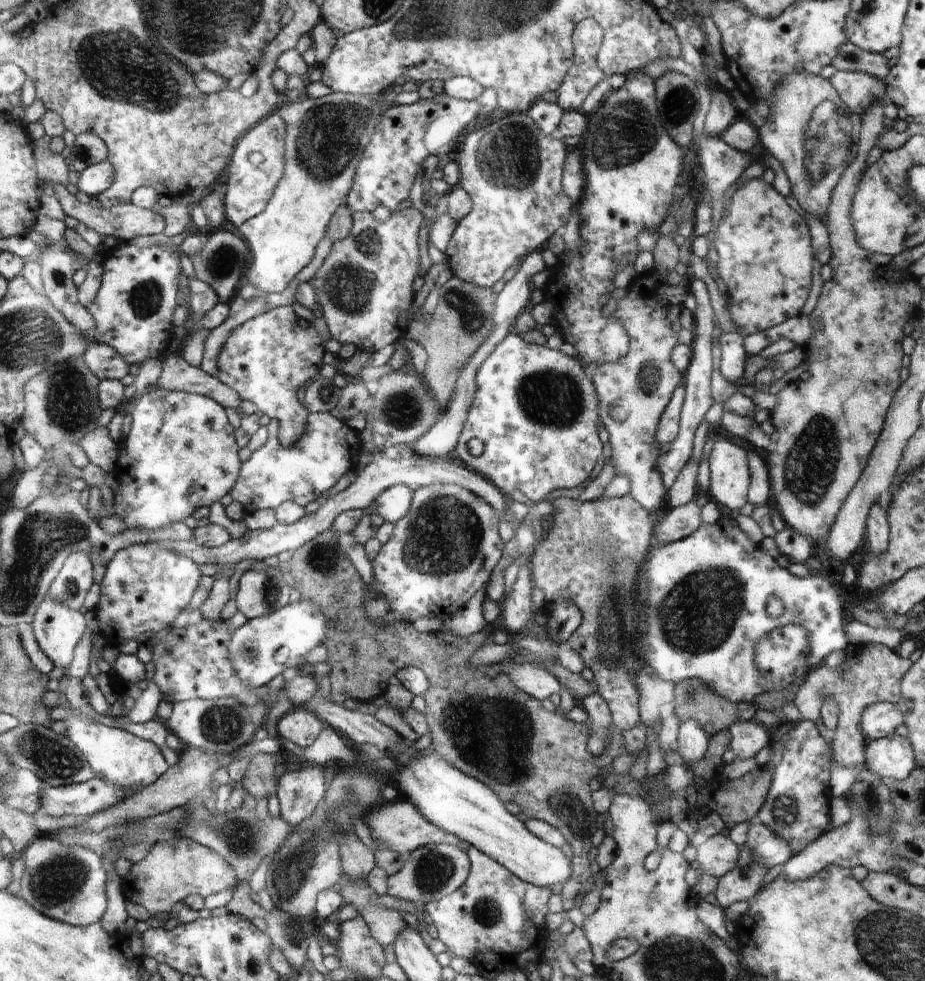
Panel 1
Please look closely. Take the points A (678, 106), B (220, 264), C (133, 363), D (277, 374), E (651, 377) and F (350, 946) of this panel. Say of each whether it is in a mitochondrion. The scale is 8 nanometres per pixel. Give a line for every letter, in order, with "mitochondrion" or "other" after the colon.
A: mitochondrion
B: mitochondrion
C: other
D: other
E: mitochondrion
F: other

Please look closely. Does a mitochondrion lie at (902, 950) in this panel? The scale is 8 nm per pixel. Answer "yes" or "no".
yes

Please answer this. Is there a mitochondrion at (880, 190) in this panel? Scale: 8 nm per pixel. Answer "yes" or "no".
no

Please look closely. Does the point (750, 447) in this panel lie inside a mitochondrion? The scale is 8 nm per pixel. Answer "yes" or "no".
no

